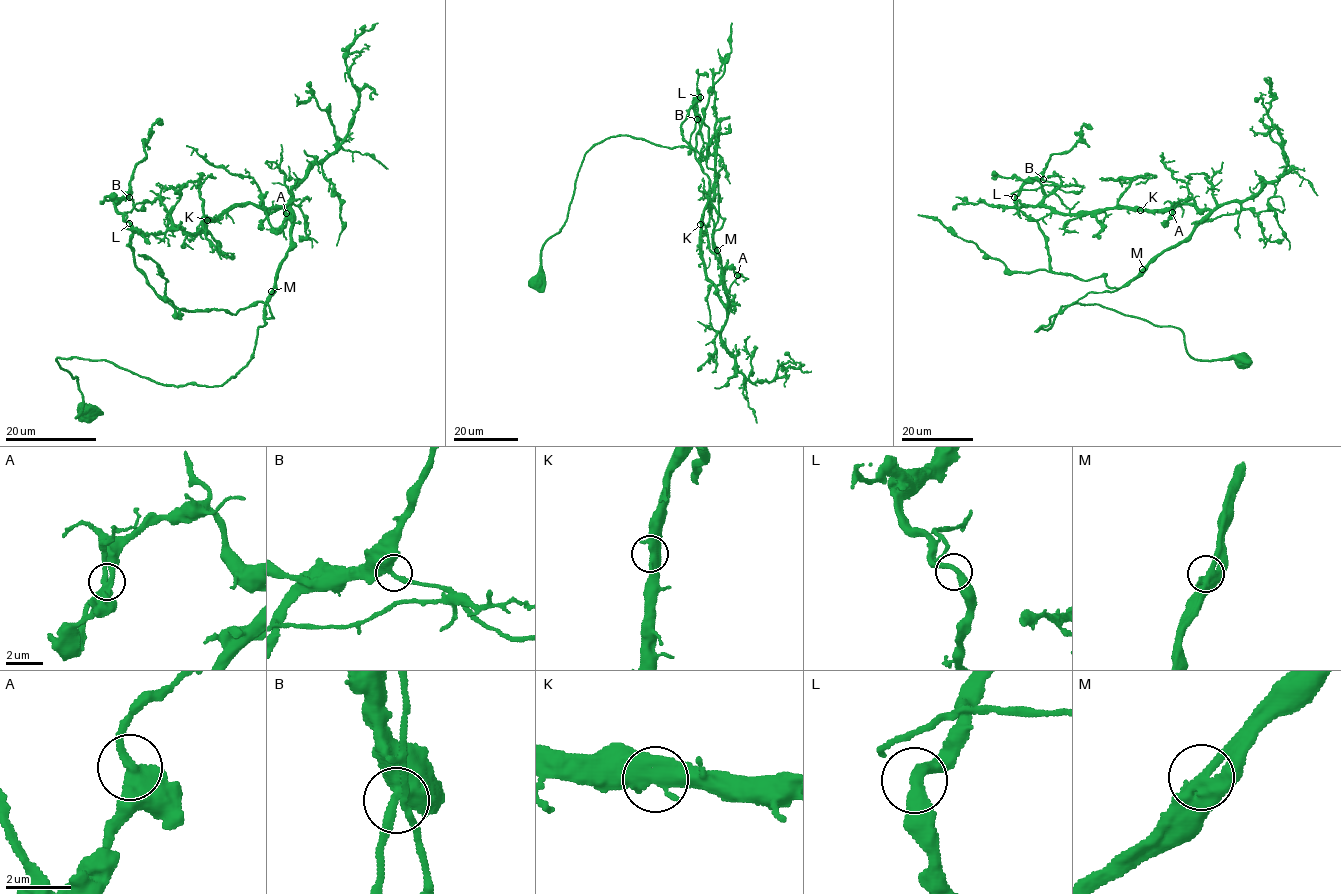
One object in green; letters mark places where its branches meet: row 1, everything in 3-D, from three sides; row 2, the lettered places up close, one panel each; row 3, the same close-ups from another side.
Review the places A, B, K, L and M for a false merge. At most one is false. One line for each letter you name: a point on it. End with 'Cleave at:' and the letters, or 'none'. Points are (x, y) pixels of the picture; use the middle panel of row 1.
Cleave at: none

